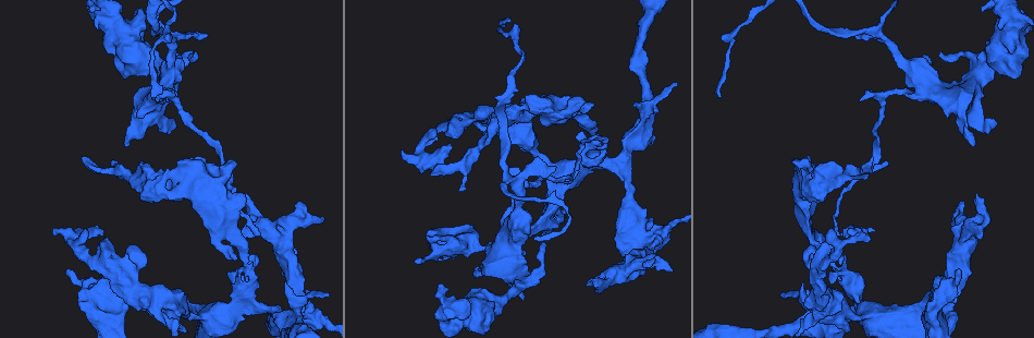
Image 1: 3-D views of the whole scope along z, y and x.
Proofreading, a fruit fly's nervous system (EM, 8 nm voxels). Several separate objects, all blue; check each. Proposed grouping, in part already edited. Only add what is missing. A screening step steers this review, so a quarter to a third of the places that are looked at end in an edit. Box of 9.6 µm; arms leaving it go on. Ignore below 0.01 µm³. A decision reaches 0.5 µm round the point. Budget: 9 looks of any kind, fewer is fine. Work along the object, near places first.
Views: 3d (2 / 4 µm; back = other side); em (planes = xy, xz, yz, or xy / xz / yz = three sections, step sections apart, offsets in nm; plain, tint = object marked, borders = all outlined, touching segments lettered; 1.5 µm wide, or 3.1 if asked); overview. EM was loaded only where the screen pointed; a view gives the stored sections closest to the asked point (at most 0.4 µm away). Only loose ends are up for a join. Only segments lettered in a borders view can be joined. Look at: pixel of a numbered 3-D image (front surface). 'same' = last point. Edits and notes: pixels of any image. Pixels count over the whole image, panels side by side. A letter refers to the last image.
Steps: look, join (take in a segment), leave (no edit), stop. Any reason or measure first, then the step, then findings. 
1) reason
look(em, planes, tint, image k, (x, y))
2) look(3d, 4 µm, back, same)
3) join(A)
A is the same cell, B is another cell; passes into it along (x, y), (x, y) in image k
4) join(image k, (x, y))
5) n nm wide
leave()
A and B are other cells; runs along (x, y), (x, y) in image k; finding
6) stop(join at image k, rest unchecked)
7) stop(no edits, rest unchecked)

free end
look(em, xy, step 8, tint, image 1, (555, 169))

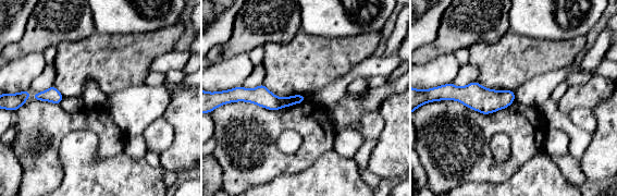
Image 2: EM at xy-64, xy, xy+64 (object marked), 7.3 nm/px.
another direction
look(em, planes, tint, same)

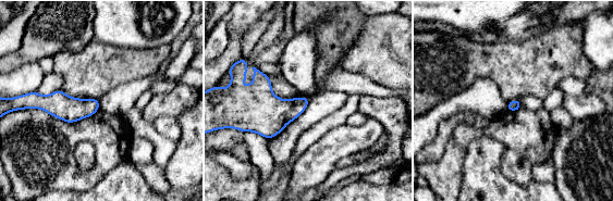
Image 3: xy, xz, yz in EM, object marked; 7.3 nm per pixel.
look(em, planes, borders, same)

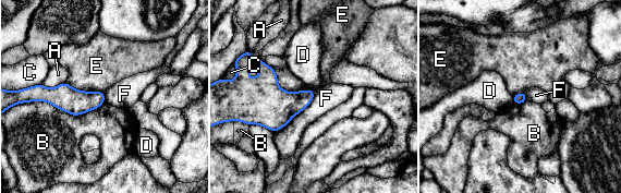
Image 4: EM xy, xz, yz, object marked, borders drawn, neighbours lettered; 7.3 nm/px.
B touches over 550 nm
leave()
A, B, C, D, E and F are other cells; none of them fits

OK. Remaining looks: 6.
an open end
look(3d, 2 µm, image 1, (908, 97))

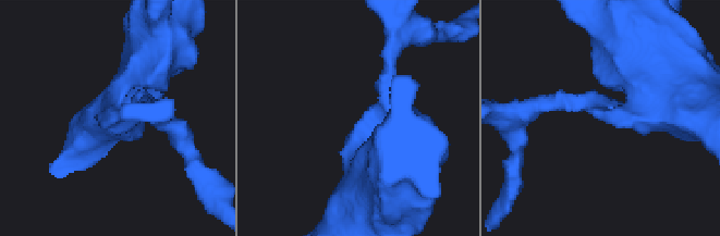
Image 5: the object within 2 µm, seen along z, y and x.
now the EM
look(em, planes, tint, image 5, (112, 123))

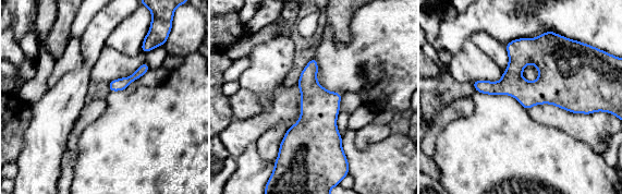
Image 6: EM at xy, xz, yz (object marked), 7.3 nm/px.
see the neighbours
look(em, planes, borders, same)

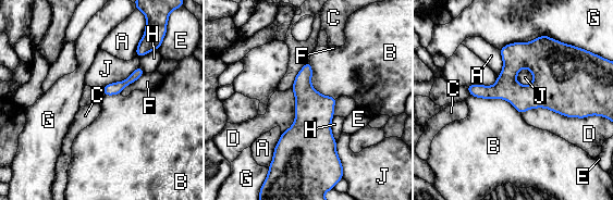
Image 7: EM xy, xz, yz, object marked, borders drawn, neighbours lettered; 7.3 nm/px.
D touches over 500 nm
leave()
A, B, C, D, E, F, G, H and J are other cells; border along (522, 113), (591, 115) in image 7; none of them fits

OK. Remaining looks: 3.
branch stops here
look(em, planes, borders, image 1, (248, 194))

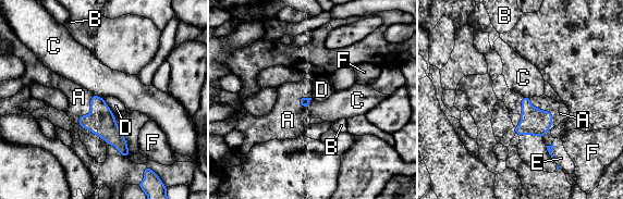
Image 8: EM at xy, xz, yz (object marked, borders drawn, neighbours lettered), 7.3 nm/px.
join(A)
A is the same cell, B, C, D, E and F are other cells; it goes on there

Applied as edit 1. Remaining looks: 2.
redraw
look(overview)

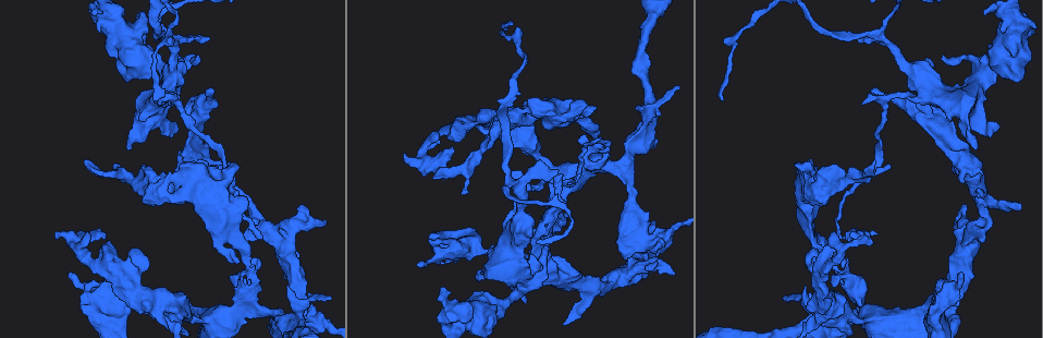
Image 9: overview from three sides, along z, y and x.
branch stops here
look(em, planes, borders, image 9, (582, 107))

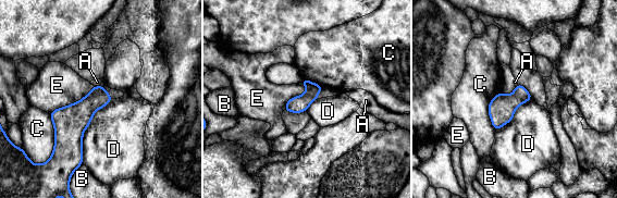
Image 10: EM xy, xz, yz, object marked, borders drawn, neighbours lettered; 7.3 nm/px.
D touches over 550 nm
leave()
A, B, C, D and E are other cells; border along (96, 86), (76, 101), (49, 113) in image 10; none of them fits

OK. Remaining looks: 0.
stop(join at image 8, rest unchecked)

